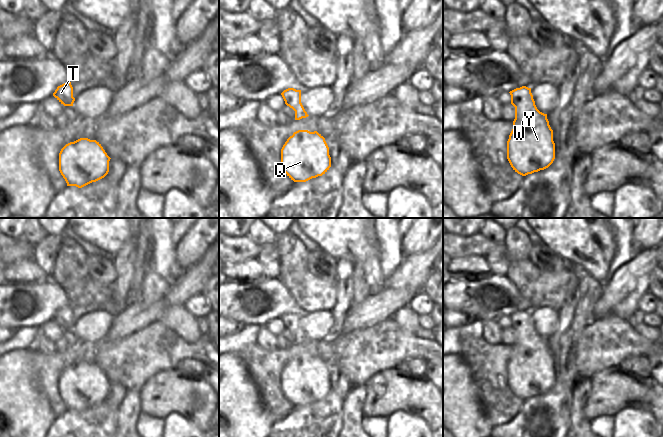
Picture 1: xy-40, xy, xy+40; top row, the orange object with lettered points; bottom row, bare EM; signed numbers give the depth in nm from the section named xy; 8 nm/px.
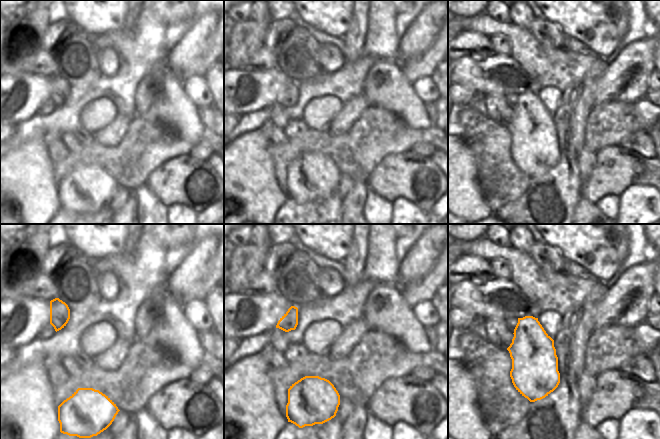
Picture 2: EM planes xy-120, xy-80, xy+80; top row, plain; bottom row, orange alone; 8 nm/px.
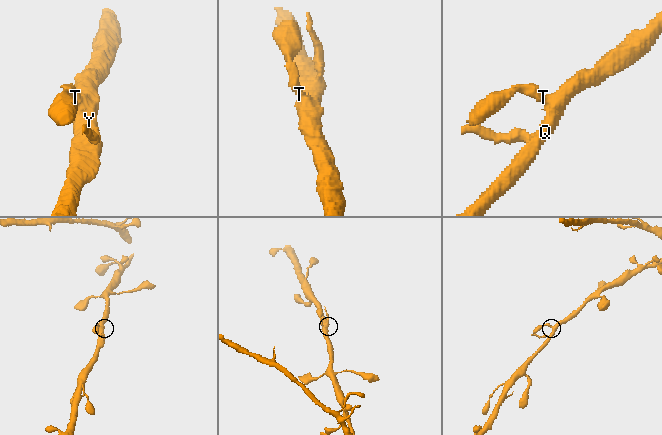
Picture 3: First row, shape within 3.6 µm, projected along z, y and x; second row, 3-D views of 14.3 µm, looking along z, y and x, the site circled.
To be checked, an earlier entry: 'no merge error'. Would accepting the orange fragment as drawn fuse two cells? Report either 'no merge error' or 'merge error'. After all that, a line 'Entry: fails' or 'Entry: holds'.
no merge error
Entry: holds

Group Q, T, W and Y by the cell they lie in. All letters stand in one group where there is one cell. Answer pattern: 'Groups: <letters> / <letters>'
Groups: Q T W Y.

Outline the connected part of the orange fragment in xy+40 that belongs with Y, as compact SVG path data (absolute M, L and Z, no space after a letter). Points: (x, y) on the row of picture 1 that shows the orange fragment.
M522 86L509 93L515 107L515 119L507 141L507 159L515 172L526 176L553 163L553 130L547 114L537 109L531 88Z

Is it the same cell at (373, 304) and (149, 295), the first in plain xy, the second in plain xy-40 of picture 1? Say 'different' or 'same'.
different

